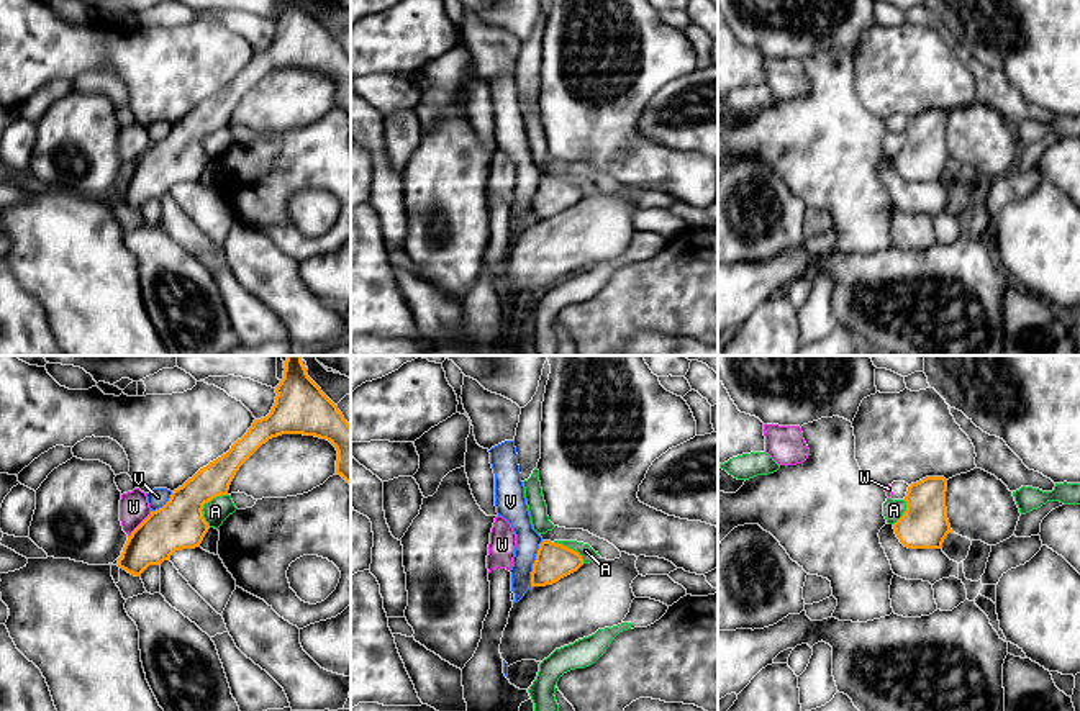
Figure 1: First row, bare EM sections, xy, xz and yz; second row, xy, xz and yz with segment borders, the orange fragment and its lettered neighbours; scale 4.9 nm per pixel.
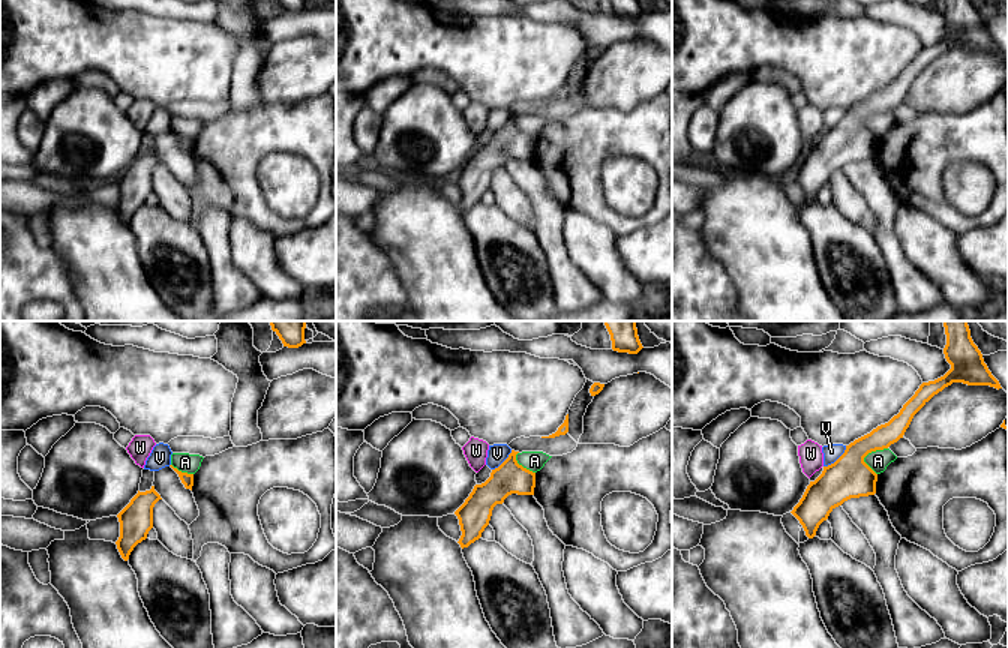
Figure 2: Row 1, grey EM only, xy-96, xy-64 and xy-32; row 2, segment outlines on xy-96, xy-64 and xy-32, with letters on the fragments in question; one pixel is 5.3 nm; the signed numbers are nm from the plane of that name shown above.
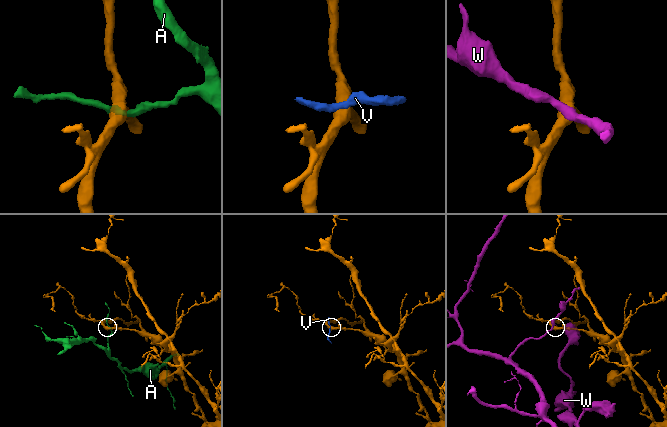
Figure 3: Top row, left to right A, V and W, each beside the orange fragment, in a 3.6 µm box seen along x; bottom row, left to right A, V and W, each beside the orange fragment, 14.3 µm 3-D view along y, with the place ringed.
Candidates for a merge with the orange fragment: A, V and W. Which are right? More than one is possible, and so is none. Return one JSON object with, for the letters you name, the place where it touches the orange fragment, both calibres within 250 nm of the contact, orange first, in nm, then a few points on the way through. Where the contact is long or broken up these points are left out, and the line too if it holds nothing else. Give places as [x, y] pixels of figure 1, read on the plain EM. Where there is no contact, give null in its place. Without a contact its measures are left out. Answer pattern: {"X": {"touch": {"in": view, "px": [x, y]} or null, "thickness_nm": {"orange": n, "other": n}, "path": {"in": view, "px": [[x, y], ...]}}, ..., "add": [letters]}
{"add": []}

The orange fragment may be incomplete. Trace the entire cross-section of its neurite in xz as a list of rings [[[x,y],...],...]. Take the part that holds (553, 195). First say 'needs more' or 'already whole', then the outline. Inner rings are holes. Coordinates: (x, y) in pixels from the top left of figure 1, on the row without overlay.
already whole; [[[551,174],[539,177],[531,205],[531,220],[546,220],[577,205],[583,198],[579,185]]]

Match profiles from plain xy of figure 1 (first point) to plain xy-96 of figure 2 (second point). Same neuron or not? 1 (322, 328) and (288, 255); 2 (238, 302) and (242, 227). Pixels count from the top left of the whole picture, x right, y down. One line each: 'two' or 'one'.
1: two
2: two

